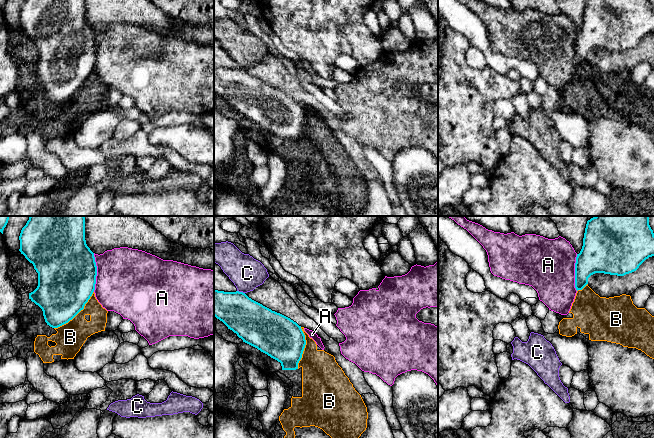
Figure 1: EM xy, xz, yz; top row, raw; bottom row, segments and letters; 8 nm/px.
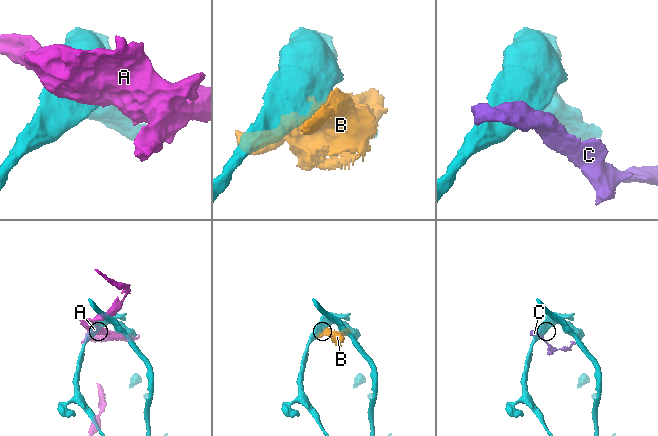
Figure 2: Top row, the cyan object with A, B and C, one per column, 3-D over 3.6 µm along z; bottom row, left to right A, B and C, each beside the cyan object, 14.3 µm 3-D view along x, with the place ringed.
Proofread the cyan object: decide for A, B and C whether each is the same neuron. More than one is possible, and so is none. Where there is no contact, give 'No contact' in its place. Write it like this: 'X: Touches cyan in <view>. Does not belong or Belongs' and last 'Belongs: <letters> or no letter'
A: Touches cyan in xy. Does not belong
B: Touches cyan in xy. Does not belong
C: Touches cyan in xz. Does not belong
Belongs: no letter

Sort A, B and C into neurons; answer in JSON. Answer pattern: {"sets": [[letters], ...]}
{"sets": [["A"], ["B"], ["C"]]}

